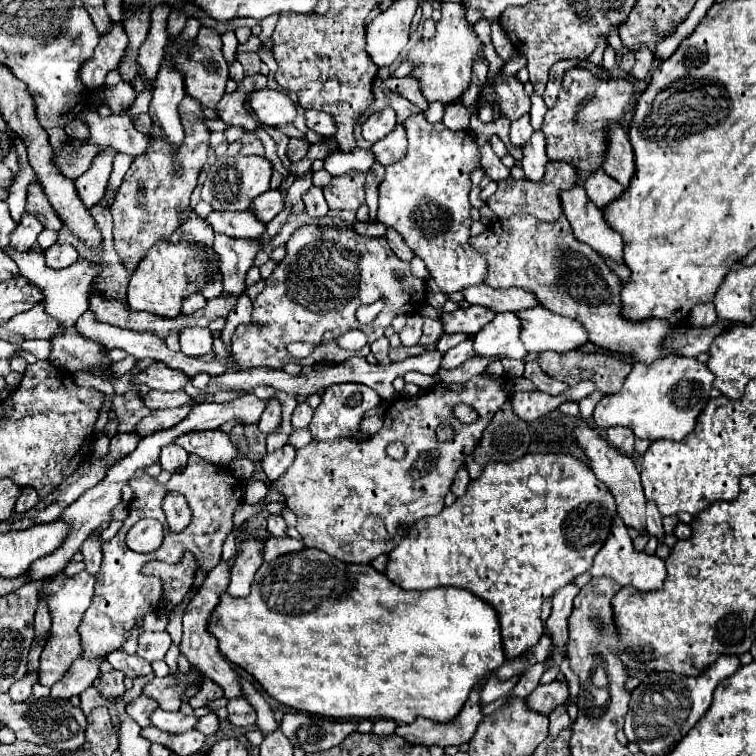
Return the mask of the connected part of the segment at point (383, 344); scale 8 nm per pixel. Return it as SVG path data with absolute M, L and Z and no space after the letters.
M387 337L377 339L377 341L371 345L371 353L375 355L375 359L377 359L379 365L389 365L391 361L389 361L389 341L387 341Z

